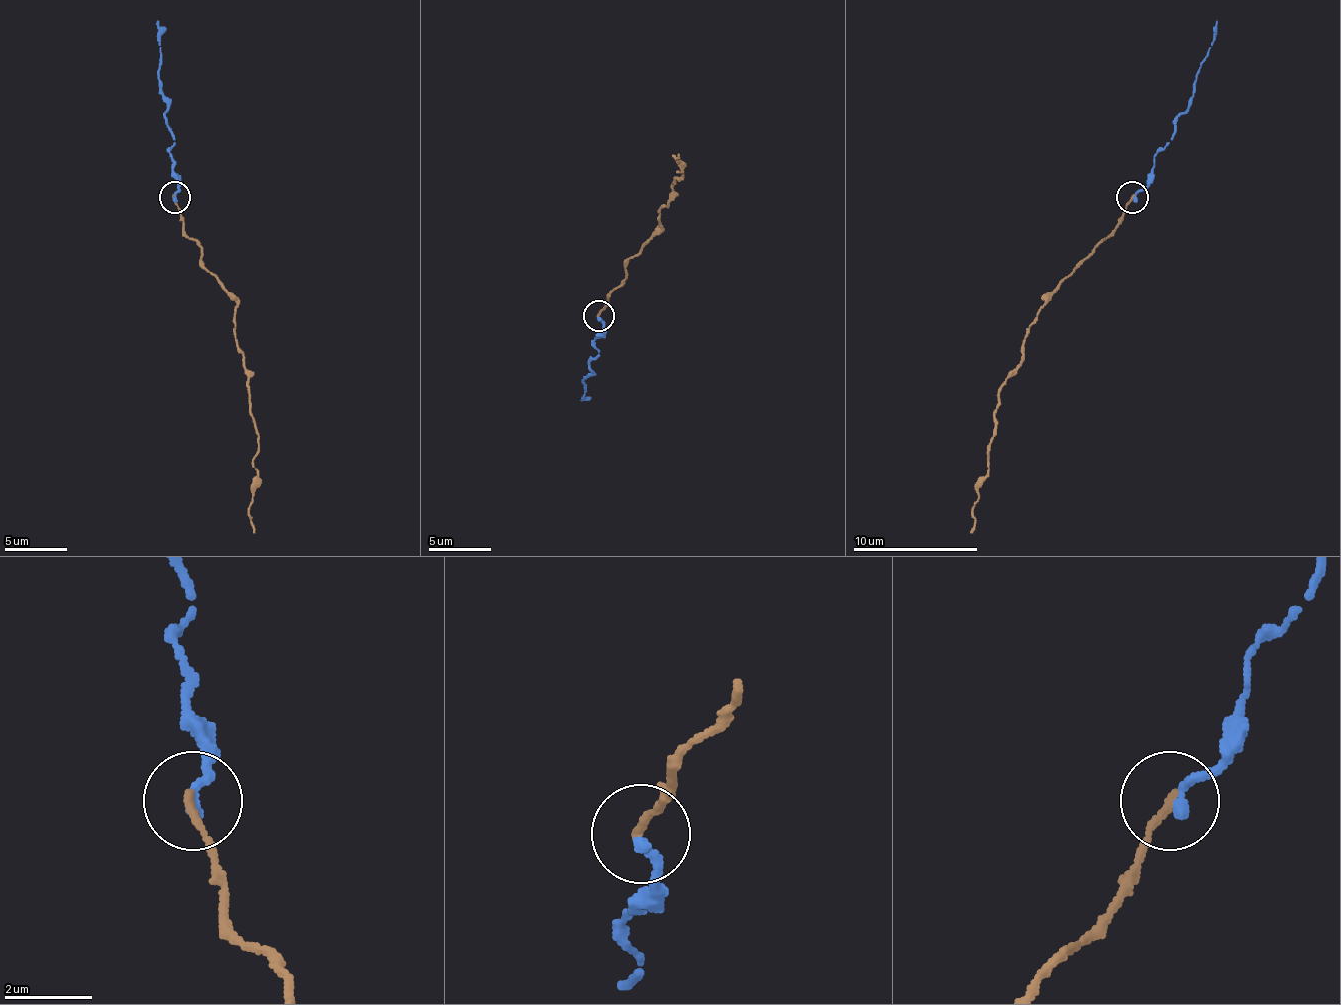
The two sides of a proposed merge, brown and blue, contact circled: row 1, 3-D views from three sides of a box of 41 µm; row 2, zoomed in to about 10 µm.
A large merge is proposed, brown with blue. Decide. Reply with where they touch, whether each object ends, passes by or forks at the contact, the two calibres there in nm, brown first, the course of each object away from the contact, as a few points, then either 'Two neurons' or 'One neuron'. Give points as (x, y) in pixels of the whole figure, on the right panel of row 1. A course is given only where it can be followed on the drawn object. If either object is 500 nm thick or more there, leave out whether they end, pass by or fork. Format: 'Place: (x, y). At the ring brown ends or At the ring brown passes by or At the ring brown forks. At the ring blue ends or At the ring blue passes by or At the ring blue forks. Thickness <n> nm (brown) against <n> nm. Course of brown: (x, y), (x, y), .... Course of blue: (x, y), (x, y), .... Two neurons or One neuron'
Place: (1132, 197). At the ring brown ends. At the ring blue ends. Thickness 190 nm (brown) against 280 nm. Course of brown: (1131, 196), (1116, 227), (1028, 327), (1022, 365), (1000, 390), (988, 477), (972, 508), (975, 527), (969, 533). Course of blue: (1134, 196), (1147, 184), (1153, 156), (1169, 143), (1178, 118), (1187, 109), (1216, 21). One neuron

